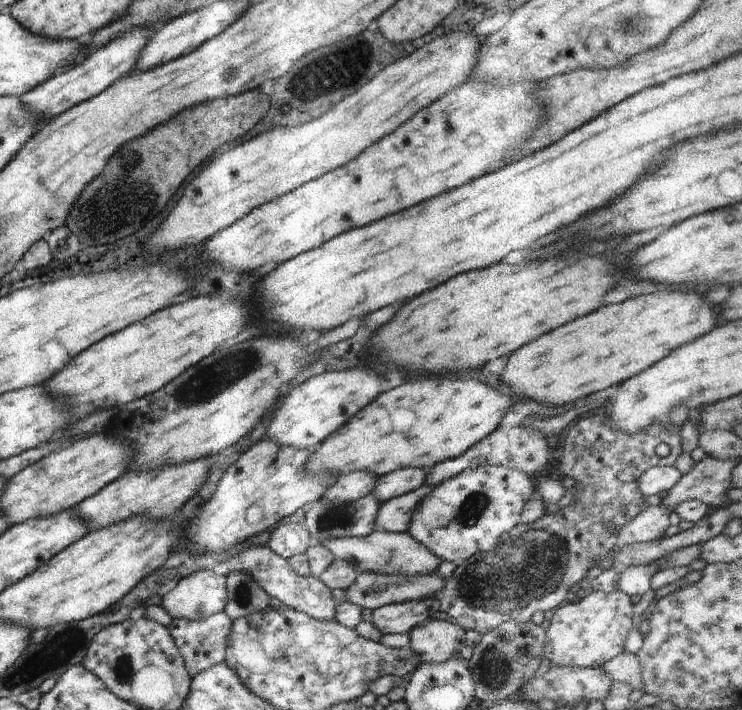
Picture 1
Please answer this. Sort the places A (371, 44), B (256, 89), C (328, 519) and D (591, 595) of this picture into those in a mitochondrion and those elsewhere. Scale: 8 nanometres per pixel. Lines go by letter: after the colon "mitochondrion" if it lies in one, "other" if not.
A: mitochondrion
B: other
C: mitochondrion
D: other

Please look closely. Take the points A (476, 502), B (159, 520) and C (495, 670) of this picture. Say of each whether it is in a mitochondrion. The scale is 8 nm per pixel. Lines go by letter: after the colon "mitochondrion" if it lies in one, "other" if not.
A: mitochondrion
B: other
C: mitochondrion

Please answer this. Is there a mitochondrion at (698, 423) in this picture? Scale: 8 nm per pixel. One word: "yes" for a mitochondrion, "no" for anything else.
no

